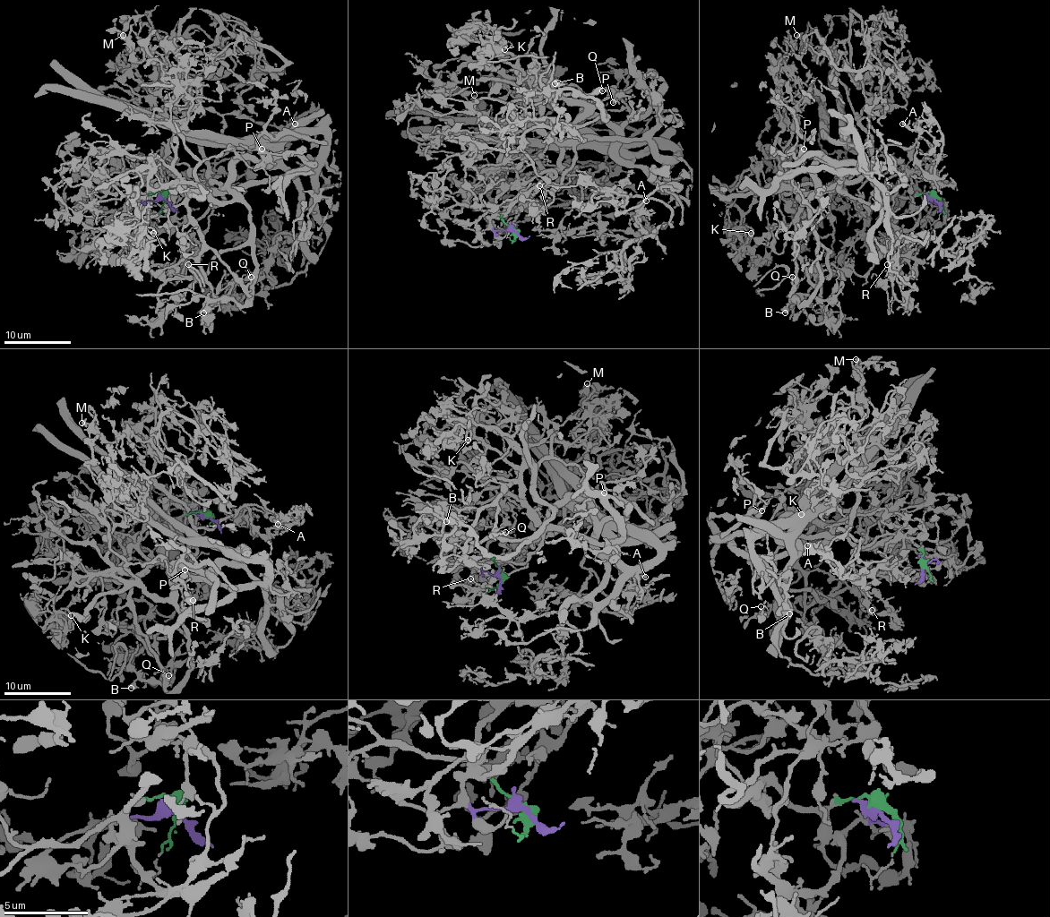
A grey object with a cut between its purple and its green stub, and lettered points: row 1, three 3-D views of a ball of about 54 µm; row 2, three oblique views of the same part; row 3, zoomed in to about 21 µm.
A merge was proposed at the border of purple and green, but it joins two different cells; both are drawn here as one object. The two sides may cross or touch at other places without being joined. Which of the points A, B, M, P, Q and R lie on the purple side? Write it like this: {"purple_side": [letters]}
{"purple_side": ["Q", "R"]}

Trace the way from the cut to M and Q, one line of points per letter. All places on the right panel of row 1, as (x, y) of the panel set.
M: (933, 198), (900, 196), (891, 188), (873, 192), (872, 136), (860, 124), (826, 49), (820, 61), (796, 34)
Q: (932, 198), (908, 229), (899, 229), (887, 208), (813, 192), (796, 227), (795, 285), (791, 277)

